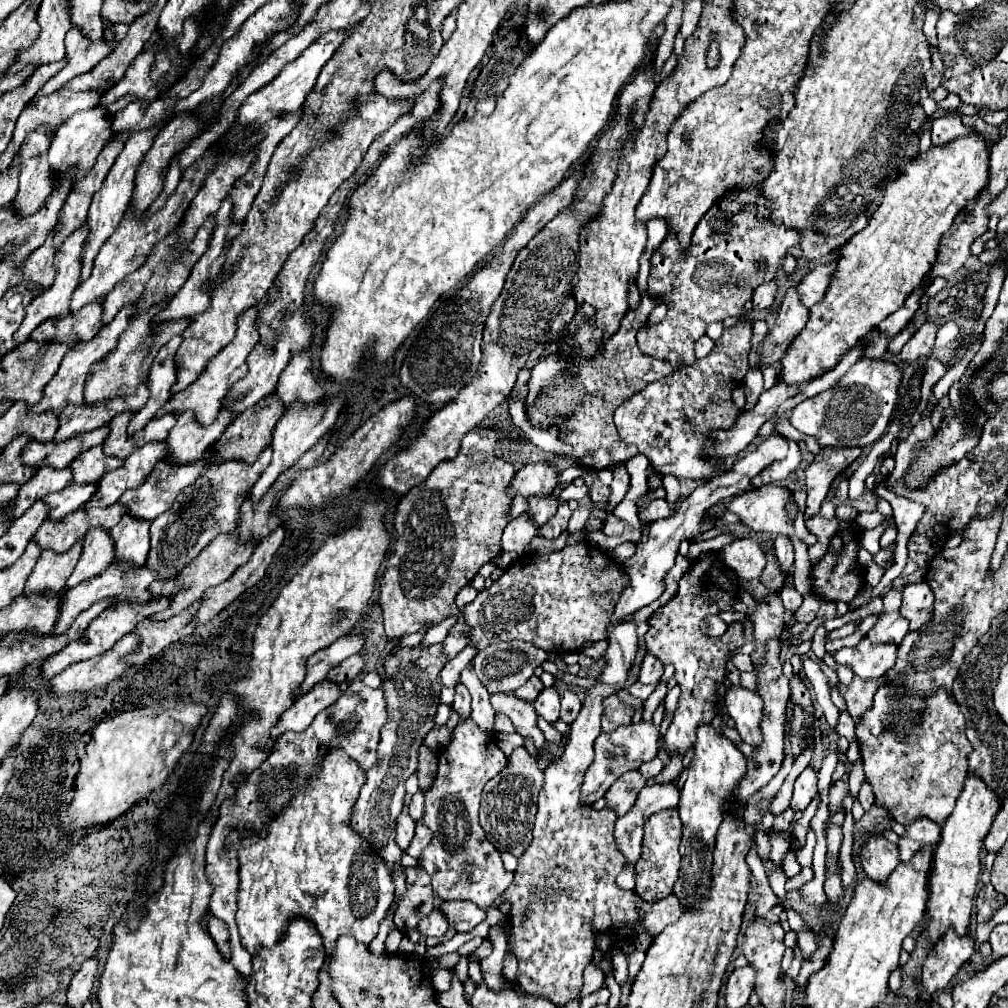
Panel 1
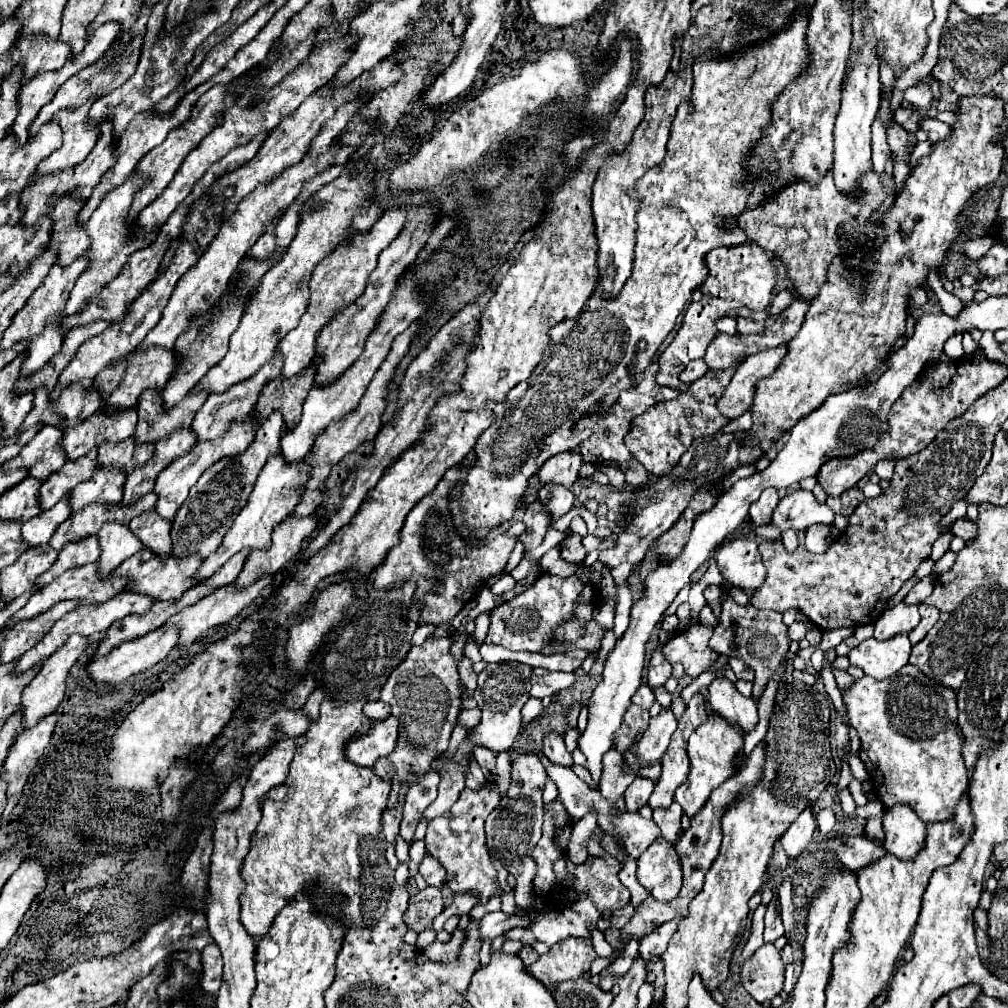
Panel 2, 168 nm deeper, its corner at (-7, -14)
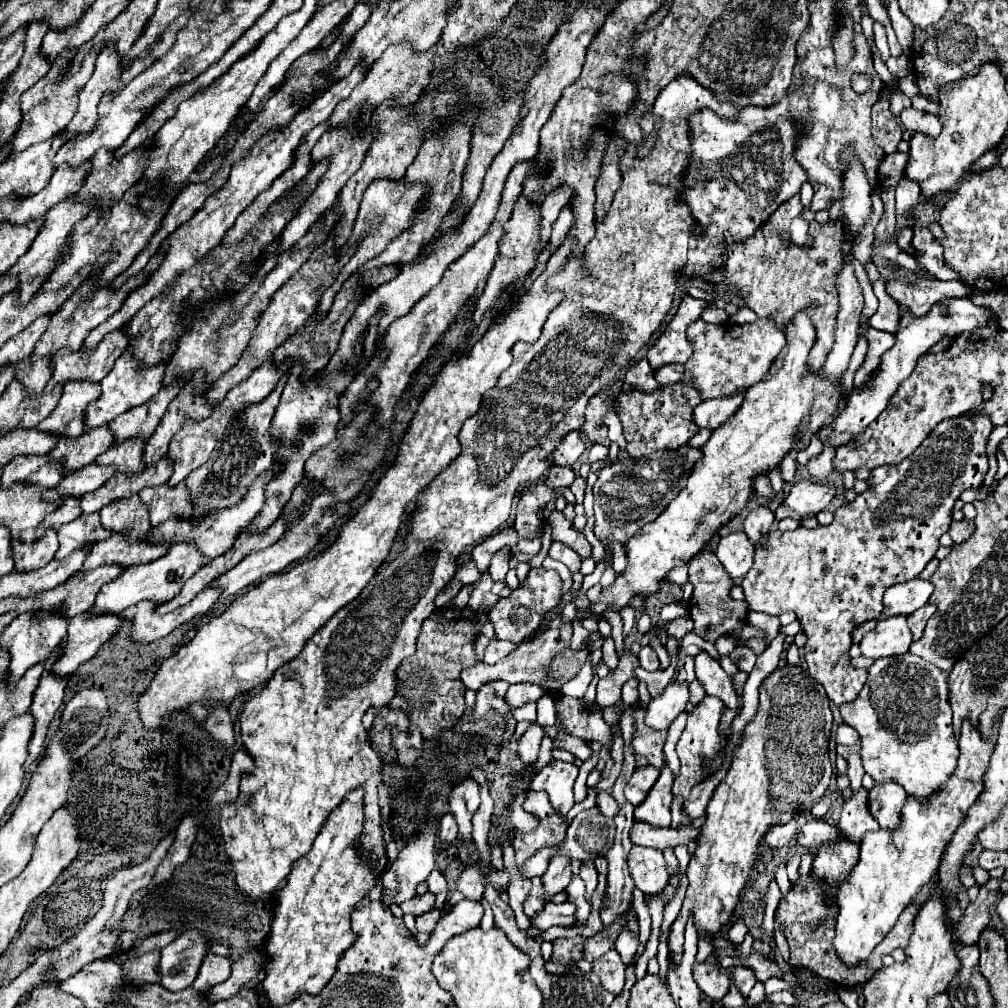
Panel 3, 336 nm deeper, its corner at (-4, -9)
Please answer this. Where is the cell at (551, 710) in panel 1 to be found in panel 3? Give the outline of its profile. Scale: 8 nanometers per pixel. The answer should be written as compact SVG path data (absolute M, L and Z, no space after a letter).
M555 760L553 764L545 766L535 776L535 780L531 782L531 788L533 790L545 790L549 794L551 806L557 810L557 814L565 816L575 804L573 784L575 784L577 772L579 772L579 768L575 764Z

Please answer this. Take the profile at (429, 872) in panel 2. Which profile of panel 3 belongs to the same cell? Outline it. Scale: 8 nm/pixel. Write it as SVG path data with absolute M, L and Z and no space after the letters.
M431 872L427 884L429 884L429 890L431 890L431 892L435 894L435 898L437 898L433 908L441 910L443 904L445 904L445 894L447 894L447 882L445 882L443 874L441 874L441 872Z

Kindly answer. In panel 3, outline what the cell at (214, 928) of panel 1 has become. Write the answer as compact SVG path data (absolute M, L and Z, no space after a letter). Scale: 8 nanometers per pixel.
M207 954L201 964L201 970L193 982L193 988L199 992L209 992L209 986L225 982L229 978L229 974L231 974L229 958Z

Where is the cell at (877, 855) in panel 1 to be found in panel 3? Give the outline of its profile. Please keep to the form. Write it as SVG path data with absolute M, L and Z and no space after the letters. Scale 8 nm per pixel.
M809 820L797 830L795 840L805 848L819 848L821 842L829 842L829 844L839 842L841 830L837 826L823 822L823 820Z

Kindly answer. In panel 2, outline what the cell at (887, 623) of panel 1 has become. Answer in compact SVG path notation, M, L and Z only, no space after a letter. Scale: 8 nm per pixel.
M898 603L892 609L886 609L884 615L880 615L880 619L876 619L874 627L874 639L892 639L900 633L910 633L916 625L920 623L920 615L918 615L918 607L910 605L906 607L904 603Z

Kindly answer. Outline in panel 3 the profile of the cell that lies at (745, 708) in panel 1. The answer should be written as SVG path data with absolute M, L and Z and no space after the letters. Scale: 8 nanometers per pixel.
M699 652L695 656L695 676L709 696L721 698L727 708L737 708L737 694L733 690L731 676L707 652Z

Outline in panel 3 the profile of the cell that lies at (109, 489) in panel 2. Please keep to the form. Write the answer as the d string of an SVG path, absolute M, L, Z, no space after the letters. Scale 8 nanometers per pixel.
M131 438L129 442L121 442L121 446L117 444L111 446L95 462L117 466L117 474L121 472L139 474L145 470L145 462L141 462L141 450L145 450L145 438Z

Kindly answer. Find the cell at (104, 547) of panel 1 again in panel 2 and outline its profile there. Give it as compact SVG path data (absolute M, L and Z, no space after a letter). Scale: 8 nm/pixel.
M118 521L106 523L98 531L98 543L100 543L100 549L102 549L100 559L98 559L98 573L102 577L106 577L124 559L132 557L136 551L142 549L140 539L130 533L128 525L122 525Z

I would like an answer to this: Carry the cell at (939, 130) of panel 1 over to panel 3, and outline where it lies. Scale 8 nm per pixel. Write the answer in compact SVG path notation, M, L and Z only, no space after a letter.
M907 108L907 110L901 112L899 118L901 118L901 124L911 132L923 132L923 134L929 134L929 136L935 136L937 132L941 132L939 118L929 114L929 112Z

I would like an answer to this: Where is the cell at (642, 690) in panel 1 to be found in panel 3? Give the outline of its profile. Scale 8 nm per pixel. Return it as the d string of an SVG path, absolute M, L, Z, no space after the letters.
M631 678L629 682L625 682L623 686L623 698L621 698L627 706L633 706L635 702L639 702L639 692L637 692L637 680Z

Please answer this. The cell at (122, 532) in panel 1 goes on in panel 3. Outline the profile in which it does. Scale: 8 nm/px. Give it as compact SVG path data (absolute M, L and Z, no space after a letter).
M185 482L181 486L153 486L153 488L143 488L139 492L139 498L149 506L149 516L151 516L151 526L159 526L171 516L187 516L193 512L193 502L189 498L189 488Z

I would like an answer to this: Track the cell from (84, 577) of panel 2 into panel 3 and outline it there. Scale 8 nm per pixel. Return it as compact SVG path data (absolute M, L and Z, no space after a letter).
M111 534L109 538L95 542L93 550L89 552L81 572L99 568L105 564L119 564L119 566L133 566L133 564L147 564L161 556L165 556L171 550L171 546L145 546L141 538L137 542L125 542L121 534Z

